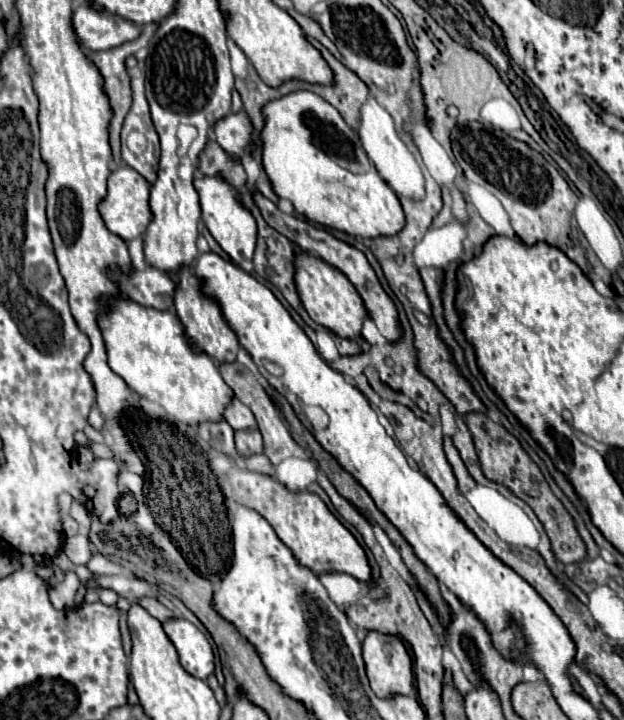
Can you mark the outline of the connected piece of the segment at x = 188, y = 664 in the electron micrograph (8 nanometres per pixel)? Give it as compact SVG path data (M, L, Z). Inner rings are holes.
M188 619L168 621L164 623L164 631L178 651L180 665L192 677L206 681L208 675L214 673L214 653L204 633Z

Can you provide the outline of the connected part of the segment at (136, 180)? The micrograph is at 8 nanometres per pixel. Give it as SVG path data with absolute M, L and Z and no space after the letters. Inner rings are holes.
M120 165L118 169L112 171L108 179L108 195L100 205L102 219L106 221L106 227L120 235L124 241L132 241L140 235L144 235L148 223L152 221L152 211L150 211L150 183L134 169L128 165Z

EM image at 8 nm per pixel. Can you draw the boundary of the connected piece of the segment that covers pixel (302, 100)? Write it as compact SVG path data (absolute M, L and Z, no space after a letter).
M296 91L278 101L270 101L270 105L264 109L264 115L266 127L262 131L262 161L278 197L292 201L294 209L308 221L344 231L352 237L378 239L392 237L402 231L406 219L396 193L390 189L390 185L386 185L386 181L382 181L380 173L374 169L374 163L366 157L358 135L346 125L342 115L330 103L312 91Z

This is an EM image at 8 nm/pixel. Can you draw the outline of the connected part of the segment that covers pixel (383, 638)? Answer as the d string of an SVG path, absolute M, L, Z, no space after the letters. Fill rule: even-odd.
M372 631L372 633L366 633L362 639L362 653L364 653L364 663L366 663L370 687L378 697L390 699L394 695L410 695L414 691L412 659L410 659L402 641L398 641L396 637Z

